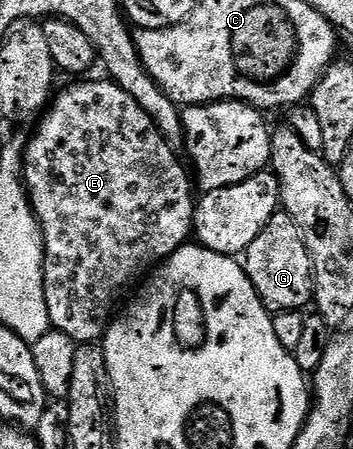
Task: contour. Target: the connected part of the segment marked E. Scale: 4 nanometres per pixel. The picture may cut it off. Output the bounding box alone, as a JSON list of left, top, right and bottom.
[23,77,195,345]

